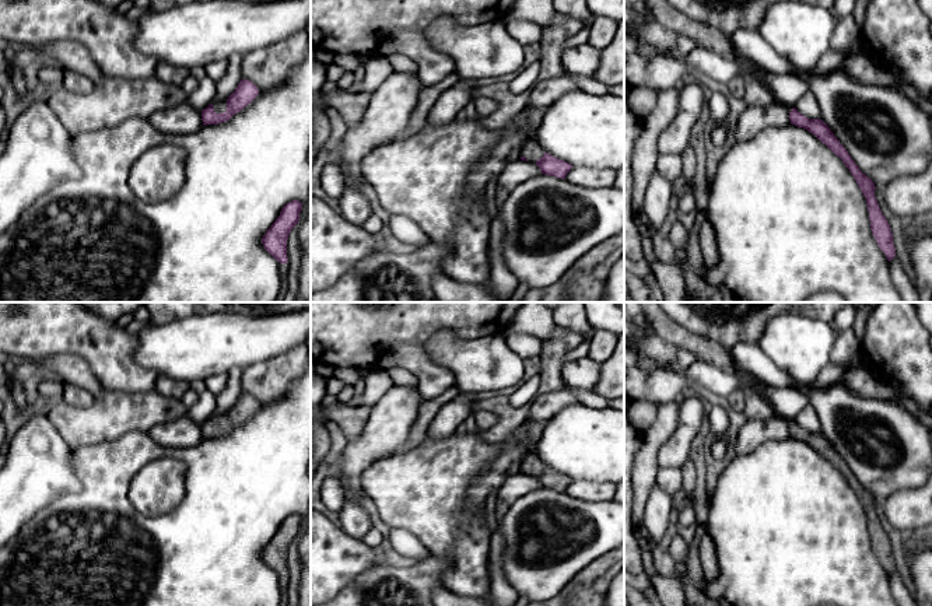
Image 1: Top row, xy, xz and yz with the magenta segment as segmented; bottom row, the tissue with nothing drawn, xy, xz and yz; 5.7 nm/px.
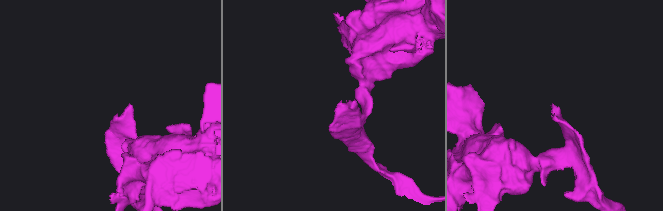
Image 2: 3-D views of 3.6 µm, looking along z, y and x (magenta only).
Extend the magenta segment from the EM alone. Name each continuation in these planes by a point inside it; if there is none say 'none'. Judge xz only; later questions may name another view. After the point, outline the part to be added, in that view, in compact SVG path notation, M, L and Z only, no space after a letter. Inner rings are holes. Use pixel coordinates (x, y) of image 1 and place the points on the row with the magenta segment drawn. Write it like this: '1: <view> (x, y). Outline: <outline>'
1: xz (532, 151). Outline: M533 136L525 143L525 146L519 153L521 153L521 157L525 157L529 162L536 162L544 155L544 150L533 139Z

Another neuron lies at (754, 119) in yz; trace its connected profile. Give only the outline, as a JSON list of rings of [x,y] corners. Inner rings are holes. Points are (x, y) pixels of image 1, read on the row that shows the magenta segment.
[[[774,101],[767,106],[749,106],[743,113],[735,116],[730,132],[735,141],[747,141],[770,126],[788,125],[791,119],[786,106]]]

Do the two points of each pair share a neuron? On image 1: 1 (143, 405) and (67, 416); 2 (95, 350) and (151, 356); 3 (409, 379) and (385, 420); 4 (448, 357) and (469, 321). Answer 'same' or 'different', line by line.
1: same
2: different
3: different
4: different

